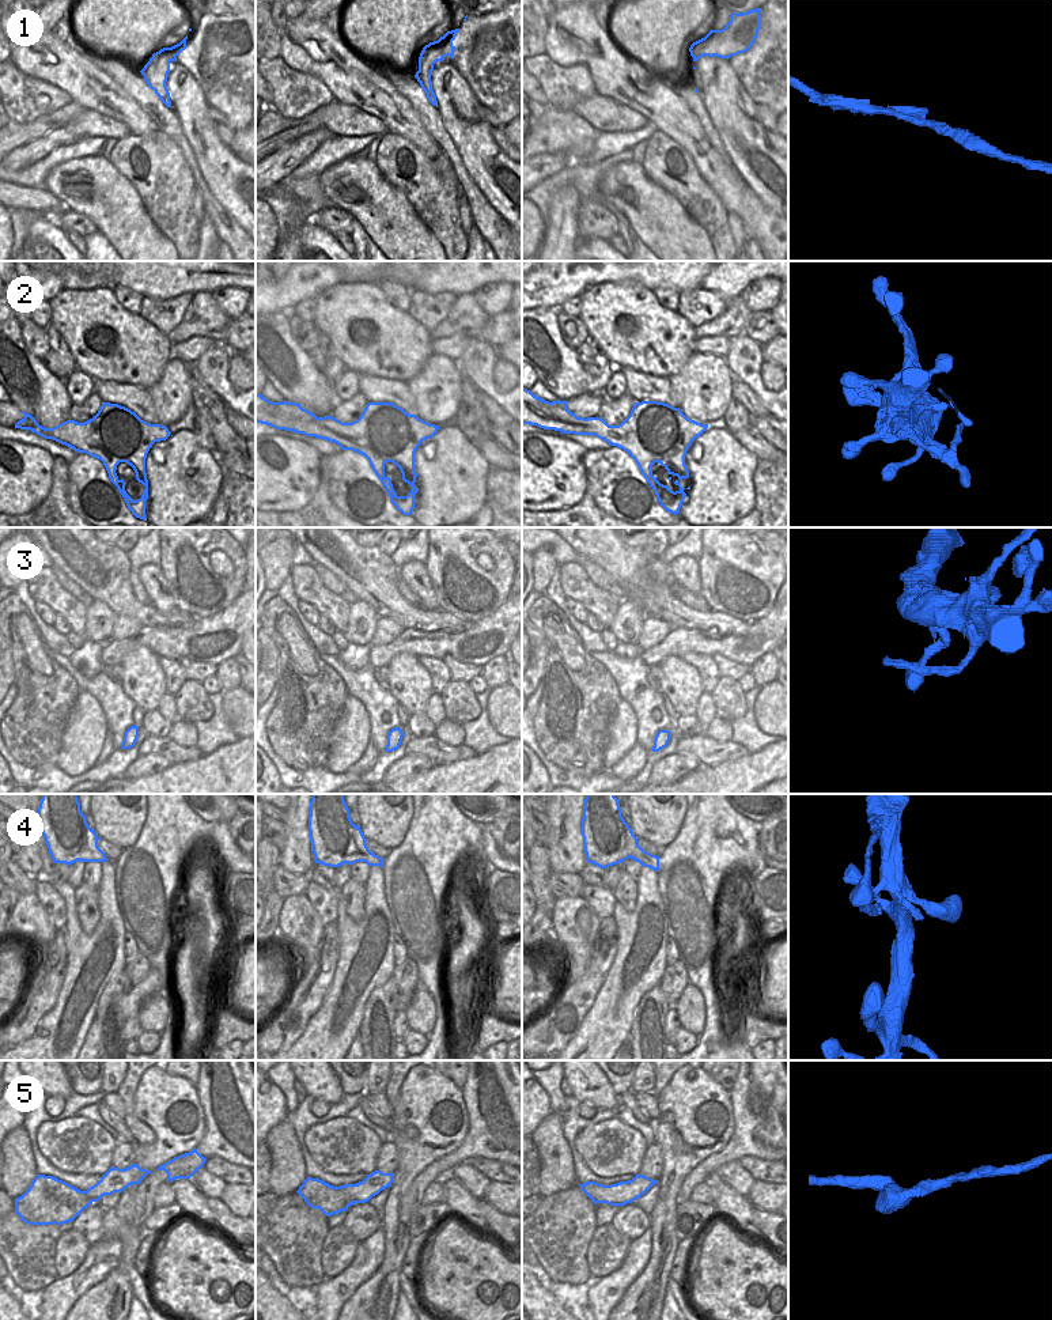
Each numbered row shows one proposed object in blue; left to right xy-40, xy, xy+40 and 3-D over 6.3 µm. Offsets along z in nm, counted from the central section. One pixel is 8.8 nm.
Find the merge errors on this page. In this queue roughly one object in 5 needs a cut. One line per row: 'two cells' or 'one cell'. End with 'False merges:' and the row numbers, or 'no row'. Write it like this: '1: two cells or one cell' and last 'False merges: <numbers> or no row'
1: one cell
2: one cell
3: one cell
4: one cell
5: one cell
False merges: no row

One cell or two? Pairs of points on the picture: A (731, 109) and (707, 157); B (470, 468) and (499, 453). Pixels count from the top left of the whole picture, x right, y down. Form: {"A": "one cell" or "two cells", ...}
{"A": "two cells", "B": "two cells"}

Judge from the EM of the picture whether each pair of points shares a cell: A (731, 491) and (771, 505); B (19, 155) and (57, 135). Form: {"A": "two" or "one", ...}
{"A": "two", "B": "one"}

